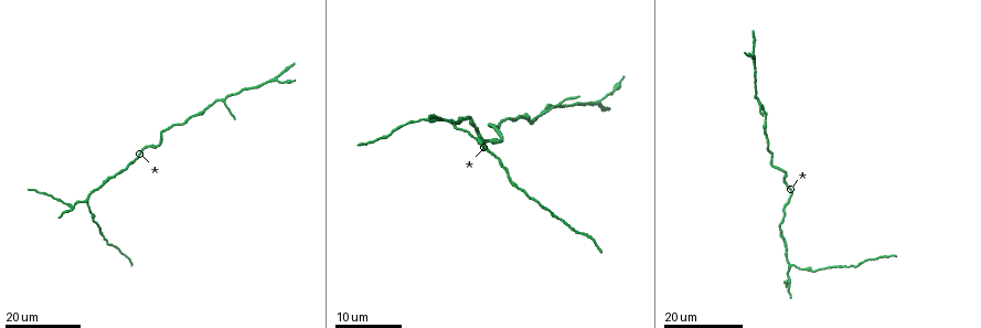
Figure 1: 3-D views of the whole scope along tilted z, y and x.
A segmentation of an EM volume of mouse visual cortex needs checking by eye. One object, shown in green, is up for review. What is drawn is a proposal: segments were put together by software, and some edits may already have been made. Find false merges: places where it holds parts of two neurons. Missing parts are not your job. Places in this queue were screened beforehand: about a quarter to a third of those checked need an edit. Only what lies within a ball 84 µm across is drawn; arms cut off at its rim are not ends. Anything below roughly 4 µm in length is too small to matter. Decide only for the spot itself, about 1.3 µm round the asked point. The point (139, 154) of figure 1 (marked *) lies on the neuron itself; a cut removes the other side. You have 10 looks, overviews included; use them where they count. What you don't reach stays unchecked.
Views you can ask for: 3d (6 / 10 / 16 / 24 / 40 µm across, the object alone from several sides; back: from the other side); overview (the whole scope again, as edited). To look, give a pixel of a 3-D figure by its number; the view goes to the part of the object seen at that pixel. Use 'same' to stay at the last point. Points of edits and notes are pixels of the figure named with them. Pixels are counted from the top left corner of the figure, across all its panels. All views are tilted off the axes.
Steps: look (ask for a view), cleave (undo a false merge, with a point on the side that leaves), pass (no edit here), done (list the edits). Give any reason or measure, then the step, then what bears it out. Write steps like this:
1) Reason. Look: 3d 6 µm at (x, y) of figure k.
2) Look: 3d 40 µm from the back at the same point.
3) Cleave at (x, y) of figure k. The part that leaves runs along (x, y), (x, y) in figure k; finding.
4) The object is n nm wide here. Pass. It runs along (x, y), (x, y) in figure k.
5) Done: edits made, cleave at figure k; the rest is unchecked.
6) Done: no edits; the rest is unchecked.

Thin neck. Look: 3d 24 µm at (778, 224) of figure 1.

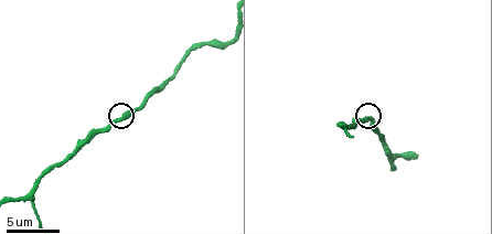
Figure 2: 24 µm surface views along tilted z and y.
Look: 3d 10 µm at (118, 118) of figure 2.

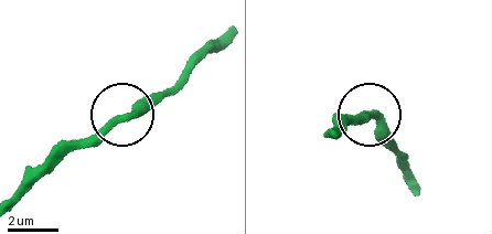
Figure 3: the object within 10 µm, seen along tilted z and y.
The object is 270 nm wide here. Pass. It runs along (224, 45), (72, 151) in figure 3; all the same neuron.

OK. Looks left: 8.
Three-way junction. Look: 3d 6 µm at (33, 199) of figure 2.

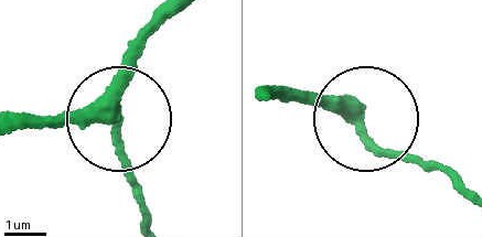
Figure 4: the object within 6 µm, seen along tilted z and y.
Other side. Look: 3d 6 µm from the back at (112, 113) of figure 4.

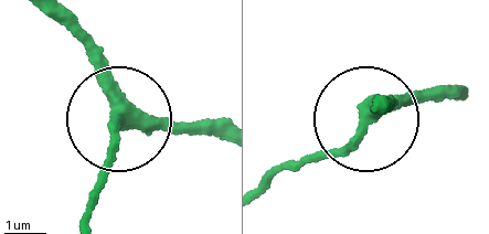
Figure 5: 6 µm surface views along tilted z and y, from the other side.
The side arm is 19 µm long. Pass. It runs along (50, 19), (87, 53), (123, 110), (216, 115) in figure 5; continuous, no second neuron.

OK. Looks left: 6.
Branch point. Look: 3d 24 µm at (790, 282) of figure 1.

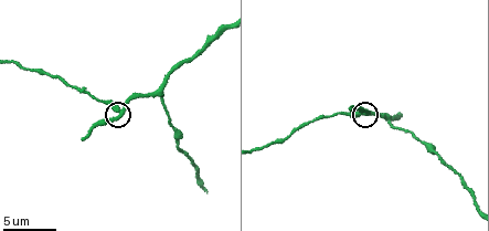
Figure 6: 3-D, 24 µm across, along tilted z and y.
Look: 3d 6 µm at (118, 111) of figure 6.

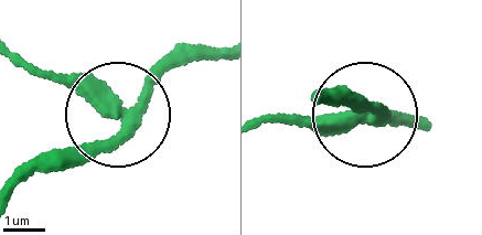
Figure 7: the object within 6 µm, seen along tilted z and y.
The object is 270 nm wide here. Cleave at (84, 74) of figure 7. The part that leaves runs along (122, 117), (15, 61) in figure 7; a second neuron is stuck on.

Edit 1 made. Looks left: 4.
Arms part here. Look: 3d 24 µm at (596, 100) of figure 1.

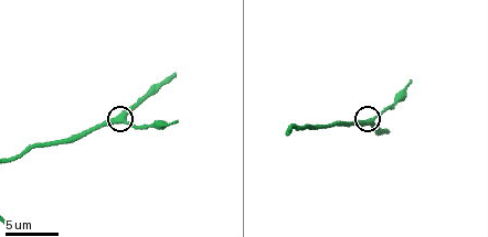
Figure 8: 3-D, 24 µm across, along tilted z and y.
Closer look. Look: 3d 10 µm at (123, 119) of figure 8.

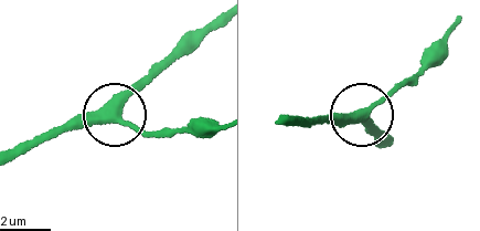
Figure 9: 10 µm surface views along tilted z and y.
Pass. It runs along (9, 153), (68, 128), (113, 121), (161, 135) in figure 9; all the same neuron.

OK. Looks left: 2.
Done: edits made, cleave at figure 7; the rest is unchecked.

